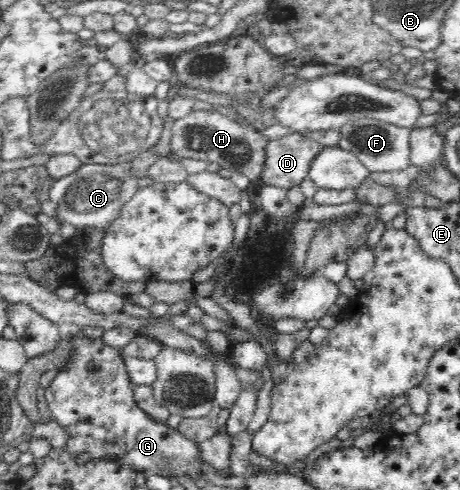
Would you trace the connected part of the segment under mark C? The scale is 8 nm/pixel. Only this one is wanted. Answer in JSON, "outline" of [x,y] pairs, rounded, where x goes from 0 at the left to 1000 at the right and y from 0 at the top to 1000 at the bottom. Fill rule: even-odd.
{"outline":[[[280,331],[261,337],[180,335],[165,353],[120,367],[107,406],[124,416],[122,447],[167,467],[230,471],[239,451],[257,443],[265,416],[304,384],[300,361],[280,355]]]}

